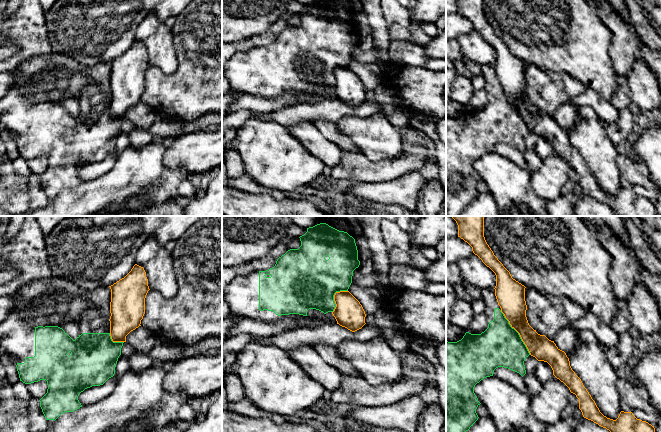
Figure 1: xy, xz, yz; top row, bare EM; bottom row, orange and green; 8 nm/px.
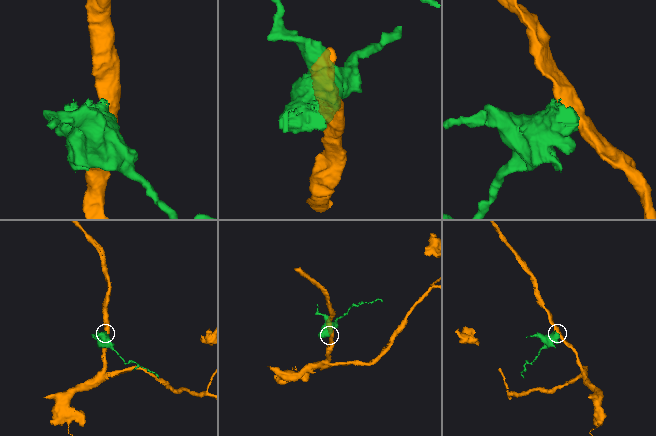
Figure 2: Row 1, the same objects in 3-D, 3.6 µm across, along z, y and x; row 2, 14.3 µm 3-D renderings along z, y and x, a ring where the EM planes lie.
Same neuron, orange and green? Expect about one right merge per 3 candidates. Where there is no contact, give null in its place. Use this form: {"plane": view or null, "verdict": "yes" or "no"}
{"plane": "yz", "verdict": "no"}

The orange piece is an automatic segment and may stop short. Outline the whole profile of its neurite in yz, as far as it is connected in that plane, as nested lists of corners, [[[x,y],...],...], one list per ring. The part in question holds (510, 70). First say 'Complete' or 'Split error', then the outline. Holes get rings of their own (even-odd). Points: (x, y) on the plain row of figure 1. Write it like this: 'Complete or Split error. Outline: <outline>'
Complete. Outline: [[[457,0],[458,13],[467,18],[475,31],[477,31],[482,38],[489,43],[496,51],[495,72],[501,88],[509,97],[509,100],[520,111],[522,117],[526,121],[531,132],[538,137],[547,138],[552,146],[553,151],[563,158],[579,175],[579,185],[584,194],[593,197],[599,202],[609,206],[616,216],[656,216],[655,204],[646,197],[637,195],[632,188],[621,187],[616,196],[604,192],[591,171],[584,163],[581,155],[575,150],[570,142],[569,134],[566,129],[560,126],[554,117],[549,116],[545,111],[540,111],[528,99],[526,93],[527,81],[525,77],[525,62],[512,54],[510,48],[503,42],[503,40],[494,31],[493,27],[487,20],[484,13],[484,0]]]

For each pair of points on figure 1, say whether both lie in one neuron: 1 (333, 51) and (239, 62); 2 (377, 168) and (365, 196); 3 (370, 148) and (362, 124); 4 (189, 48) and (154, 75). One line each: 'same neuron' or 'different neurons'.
1: same neuron
2: different neurons
3: same neuron
4: same neuron

